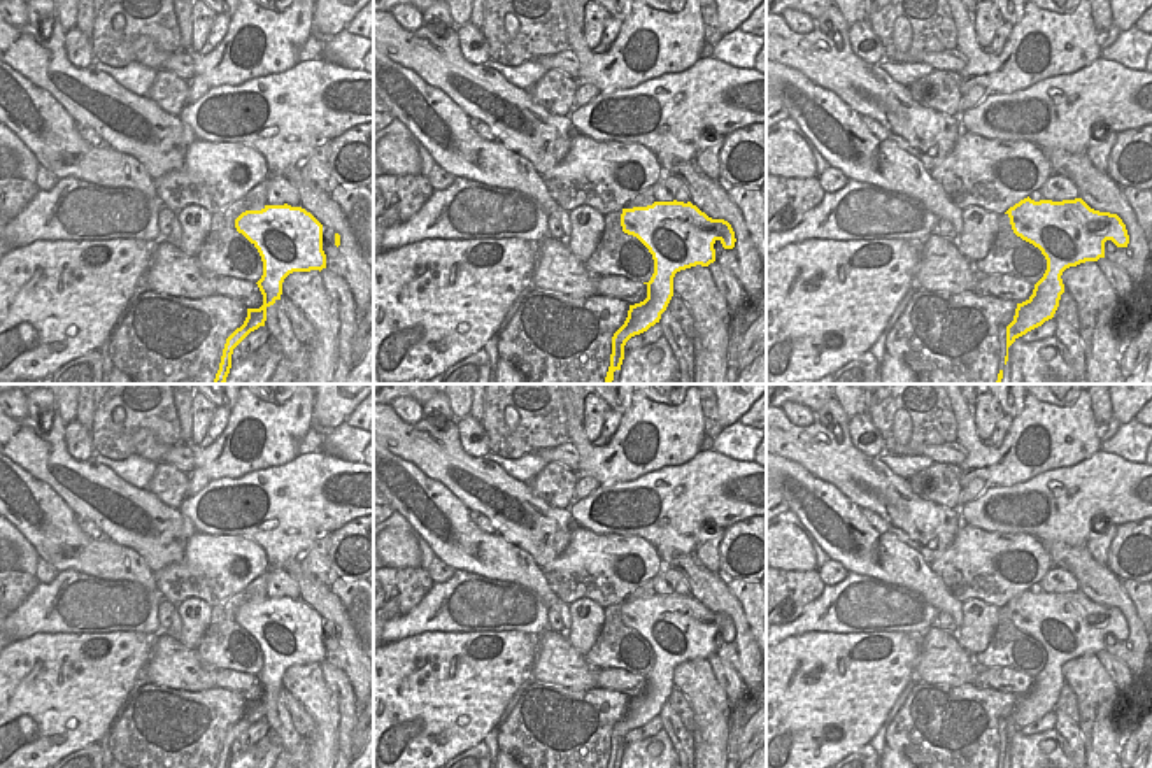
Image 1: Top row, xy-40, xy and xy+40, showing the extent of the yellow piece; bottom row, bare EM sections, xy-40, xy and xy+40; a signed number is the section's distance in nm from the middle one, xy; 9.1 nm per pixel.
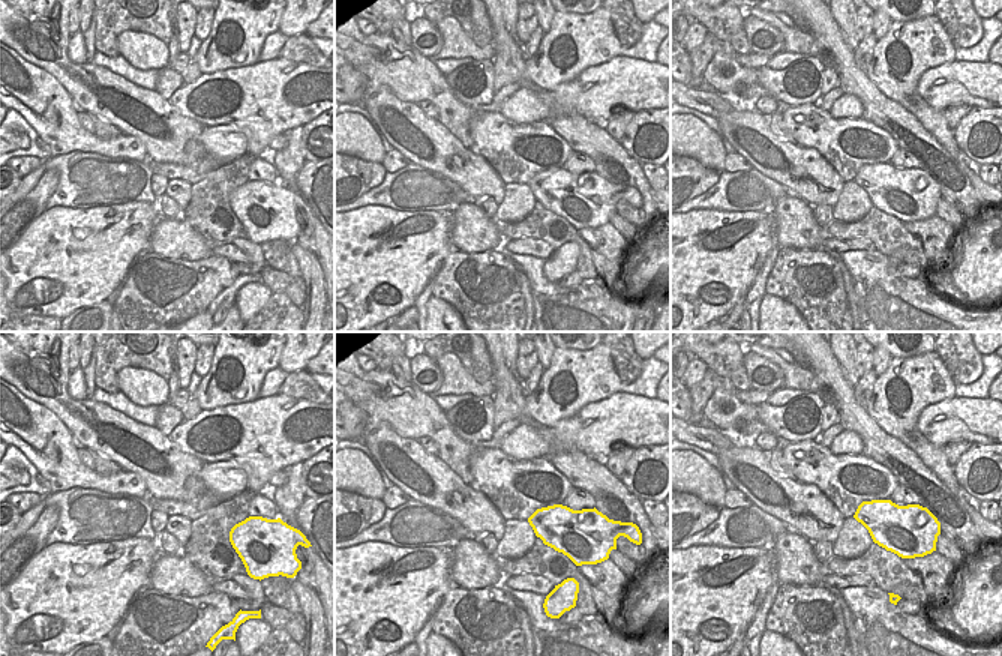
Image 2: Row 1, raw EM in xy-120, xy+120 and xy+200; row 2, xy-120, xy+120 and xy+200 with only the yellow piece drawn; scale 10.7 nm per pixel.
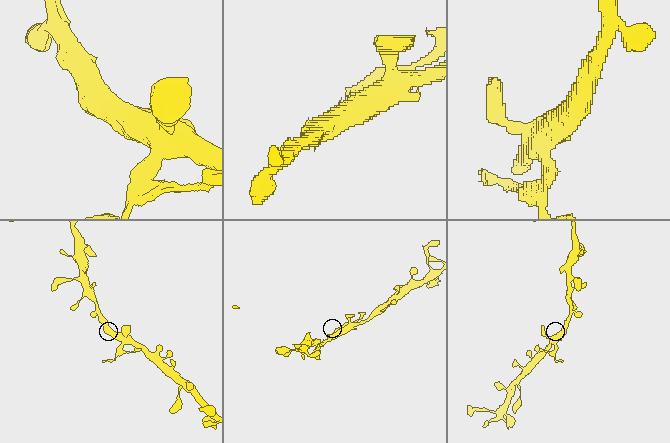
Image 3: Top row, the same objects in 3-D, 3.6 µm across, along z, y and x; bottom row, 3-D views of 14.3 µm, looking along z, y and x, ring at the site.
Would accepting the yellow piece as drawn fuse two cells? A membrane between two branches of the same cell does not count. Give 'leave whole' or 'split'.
split

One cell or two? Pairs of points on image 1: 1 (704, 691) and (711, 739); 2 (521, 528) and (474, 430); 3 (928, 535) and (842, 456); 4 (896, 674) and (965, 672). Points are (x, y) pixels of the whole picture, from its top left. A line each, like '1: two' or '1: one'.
1: one
2: two
3: one
4: two

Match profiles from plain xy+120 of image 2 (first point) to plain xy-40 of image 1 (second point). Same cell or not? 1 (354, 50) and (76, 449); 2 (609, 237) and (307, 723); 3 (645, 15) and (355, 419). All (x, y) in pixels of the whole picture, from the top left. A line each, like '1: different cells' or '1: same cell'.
1: different cells
2: different cells
3: different cells

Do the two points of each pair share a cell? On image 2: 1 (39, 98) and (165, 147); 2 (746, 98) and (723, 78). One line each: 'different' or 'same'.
1: different
2: same

